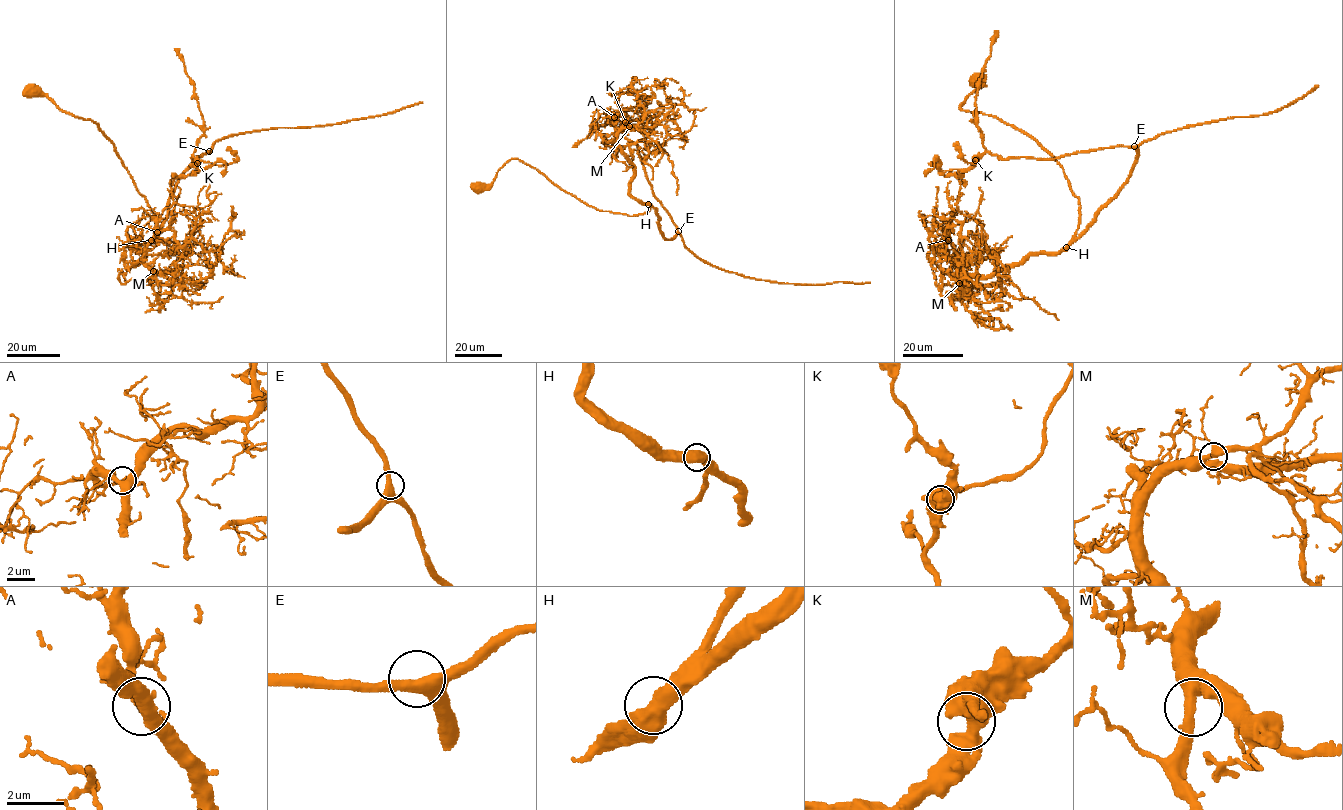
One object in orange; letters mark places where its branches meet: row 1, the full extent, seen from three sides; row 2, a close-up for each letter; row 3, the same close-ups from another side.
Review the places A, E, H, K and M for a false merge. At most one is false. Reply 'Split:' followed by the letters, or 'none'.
Split: none

